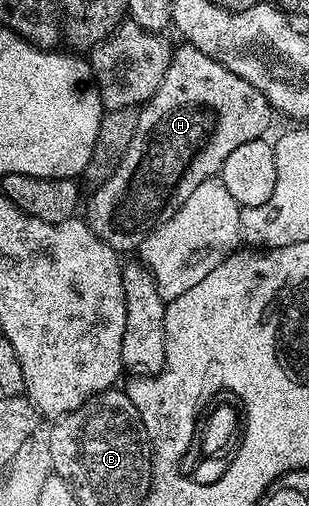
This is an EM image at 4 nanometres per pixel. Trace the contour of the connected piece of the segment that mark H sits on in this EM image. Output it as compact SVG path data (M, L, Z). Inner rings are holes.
M181 43L181 46L178 47L177 45L173 49L170 69L167 71L162 85L155 91L153 97L144 103L139 114L140 117L138 119L138 126L135 127L134 138L131 139L130 146L127 147L122 162L119 163L118 169L102 186L92 190L91 196L93 198L89 201L89 214L87 214L89 229L95 231L95 235L99 235L99 239L103 239L103 243L107 243L121 255L125 255L128 249L136 250L143 244L145 238L157 228L162 218L175 215L175 211L179 211L179 207L183 207L183 203L187 203L187 198L191 196L191 191L195 191L195 187L199 187L199 183L214 180L220 174L224 160L227 159L231 151L245 143L251 142L251 140L264 138L268 134L269 124L272 123L273 117L275 117L275 110L269 105L267 98L253 87L251 83L247 83L247 80L239 79L239 75L235 75L235 72L228 70L223 63L208 57L203 51L196 49L195 46Z

